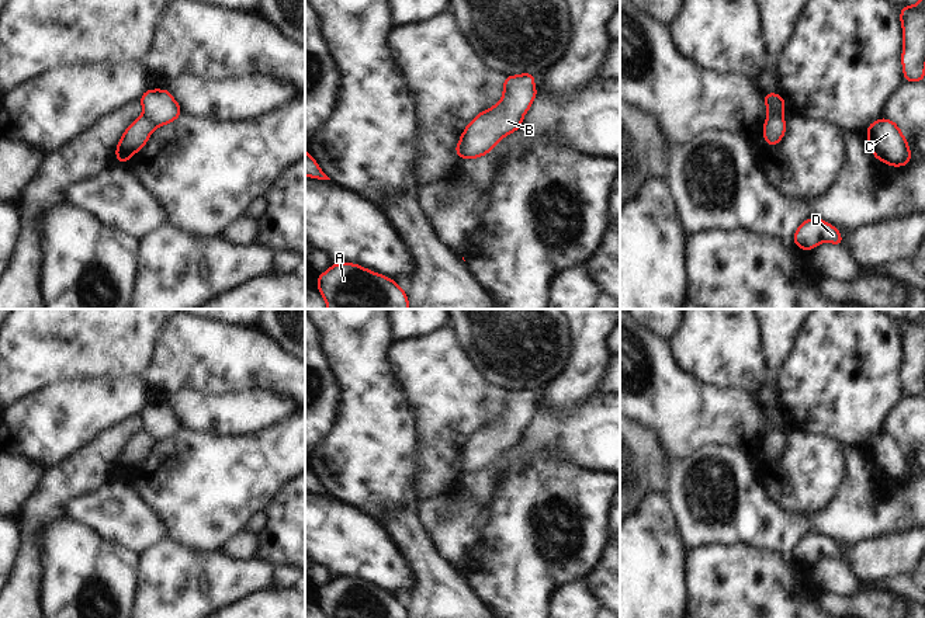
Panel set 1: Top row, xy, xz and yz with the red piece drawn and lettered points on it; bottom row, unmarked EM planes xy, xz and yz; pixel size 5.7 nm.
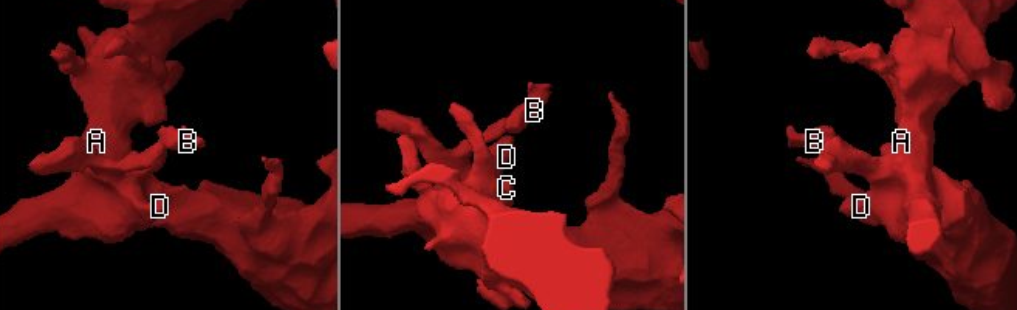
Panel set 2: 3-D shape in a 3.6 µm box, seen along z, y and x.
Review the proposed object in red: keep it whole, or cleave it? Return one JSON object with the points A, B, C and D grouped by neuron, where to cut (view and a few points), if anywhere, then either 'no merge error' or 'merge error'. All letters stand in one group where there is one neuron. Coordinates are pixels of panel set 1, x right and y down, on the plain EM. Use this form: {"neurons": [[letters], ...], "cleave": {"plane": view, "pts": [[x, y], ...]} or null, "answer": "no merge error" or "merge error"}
{"neurons": [["A", "C", "D"], ["B"]], "cleave": {"plane": "yz", "pts": [[780, 431], [768, 433]]}, "answer": "merge error"}

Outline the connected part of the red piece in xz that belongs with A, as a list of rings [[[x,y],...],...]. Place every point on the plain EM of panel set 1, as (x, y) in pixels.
[[[332,579],[316,593],[326,618],[409,618],[408,610],[395,594],[357,579]]]

